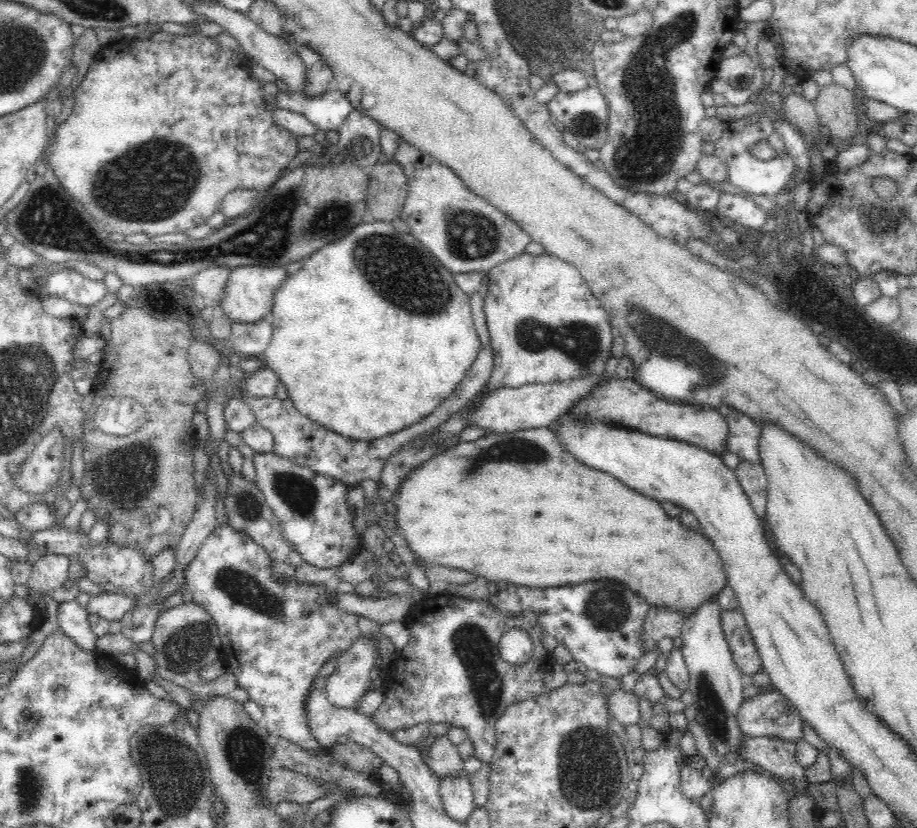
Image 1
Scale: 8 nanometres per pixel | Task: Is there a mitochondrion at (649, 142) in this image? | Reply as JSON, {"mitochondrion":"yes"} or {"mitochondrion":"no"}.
{"mitochondrion":"yes"}

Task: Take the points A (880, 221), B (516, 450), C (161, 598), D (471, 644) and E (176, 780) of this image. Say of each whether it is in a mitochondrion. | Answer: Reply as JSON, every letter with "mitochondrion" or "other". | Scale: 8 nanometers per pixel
{"A":"mitochondrion","B":"mitochondrion","C":"other","D":"mitochondrion","E":"mitochondrion"}

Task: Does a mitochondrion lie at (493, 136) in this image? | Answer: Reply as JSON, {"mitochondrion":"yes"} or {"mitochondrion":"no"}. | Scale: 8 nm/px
{"mitochondrion":"no"}

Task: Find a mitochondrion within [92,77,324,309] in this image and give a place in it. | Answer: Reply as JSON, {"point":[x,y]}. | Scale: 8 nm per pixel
{"point":[150,186]}

